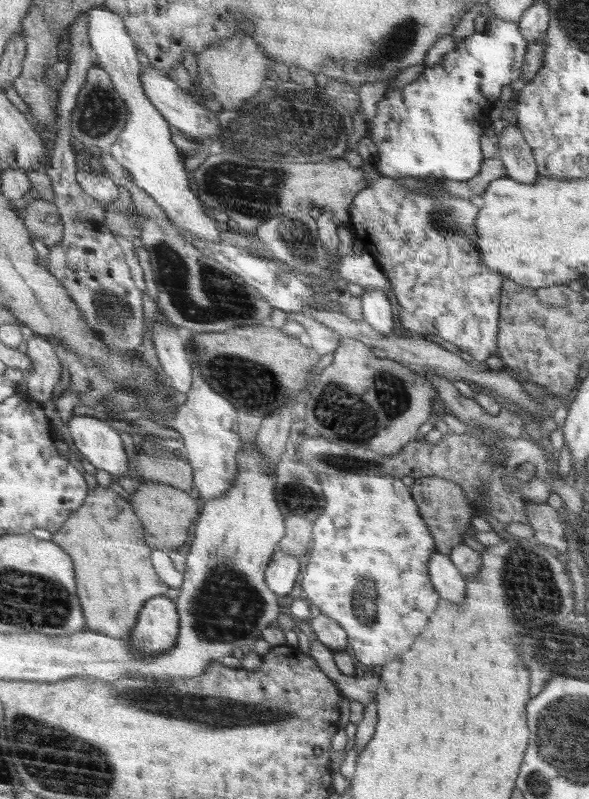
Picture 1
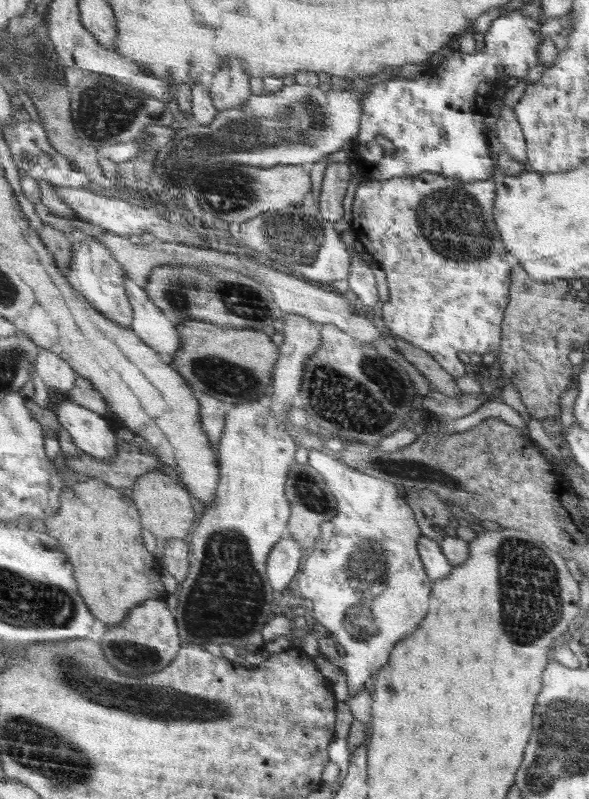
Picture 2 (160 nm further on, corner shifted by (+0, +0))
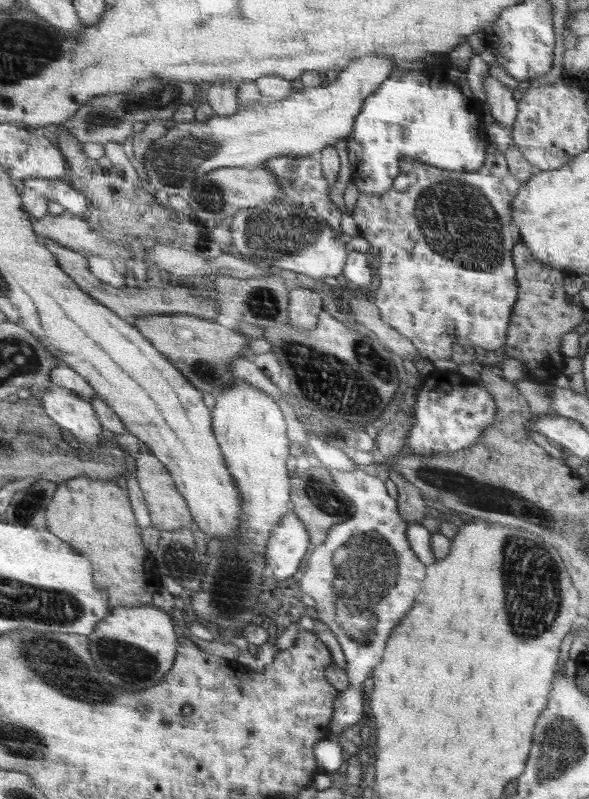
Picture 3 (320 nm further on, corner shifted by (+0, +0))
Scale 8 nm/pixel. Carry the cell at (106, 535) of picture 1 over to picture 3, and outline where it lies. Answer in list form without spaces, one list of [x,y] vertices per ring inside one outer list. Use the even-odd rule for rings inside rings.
[[[80,477],[67,480],[58,487],[54,504],[49,506],[48,526],[54,534],[70,542],[74,548],[86,552],[96,570],[96,582],[104,586],[104,592],[112,592],[111,606],[140,607],[148,604],[158,592],[152,586],[156,572],[150,572],[148,550],[140,538],[140,526],[134,517],[131,492],[122,488],[116,481]]]

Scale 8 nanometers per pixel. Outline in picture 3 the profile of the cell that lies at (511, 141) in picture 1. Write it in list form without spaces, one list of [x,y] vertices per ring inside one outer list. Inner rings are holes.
[[[489,75],[484,80],[484,92],[486,92],[486,106],[491,110],[488,114],[490,120],[496,121],[506,130],[511,131],[518,113],[513,89]]]

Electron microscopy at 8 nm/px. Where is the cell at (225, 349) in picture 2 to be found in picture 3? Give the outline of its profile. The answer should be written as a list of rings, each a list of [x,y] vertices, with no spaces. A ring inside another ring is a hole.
[[[191,314],[140,316],[138,320],[134,320],[133,326],[141,331],[202,394],[218,396],[223,388],[228,389],[230,385],[236,384],[239,379],[231,375],[228,364],[236,357],[250,354],[245,350],[251,339],[241,331],[220,326],[216,321],[200,320]]]

